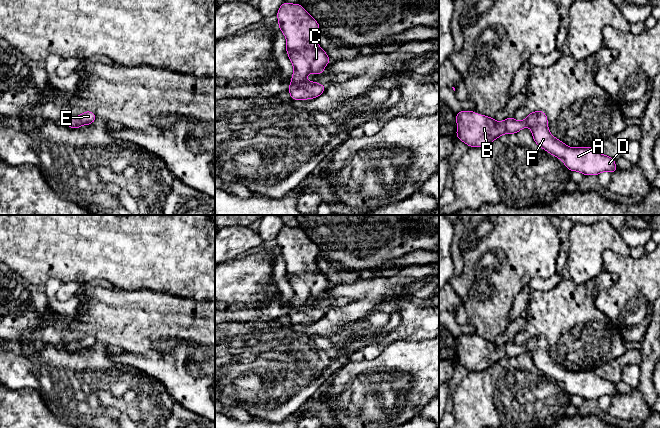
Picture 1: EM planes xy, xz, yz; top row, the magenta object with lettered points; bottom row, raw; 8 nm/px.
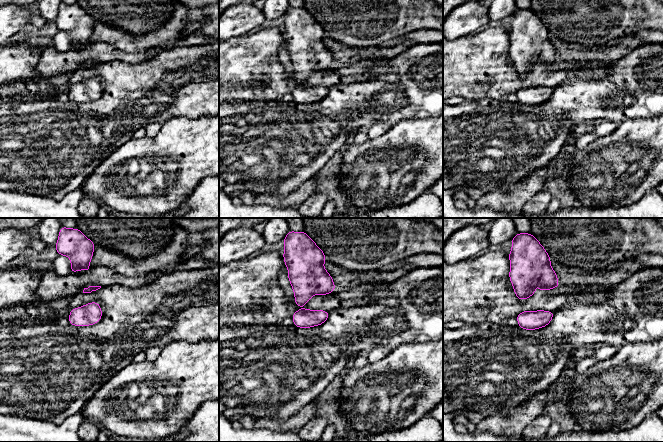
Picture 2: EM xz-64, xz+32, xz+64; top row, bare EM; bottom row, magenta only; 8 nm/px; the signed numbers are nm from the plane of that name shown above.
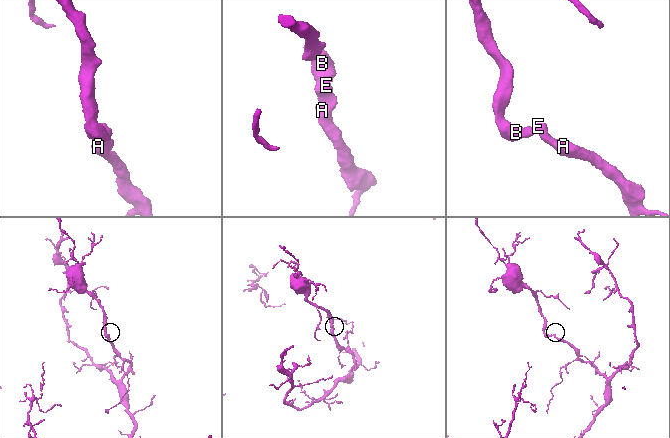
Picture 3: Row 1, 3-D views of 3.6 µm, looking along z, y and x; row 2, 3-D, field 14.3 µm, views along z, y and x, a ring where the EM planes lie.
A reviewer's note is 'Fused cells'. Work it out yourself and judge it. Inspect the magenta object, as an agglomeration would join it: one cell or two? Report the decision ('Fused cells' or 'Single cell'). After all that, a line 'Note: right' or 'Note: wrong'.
Single cell
Note: wrong

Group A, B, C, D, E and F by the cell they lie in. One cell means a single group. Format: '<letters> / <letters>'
A B C D E F

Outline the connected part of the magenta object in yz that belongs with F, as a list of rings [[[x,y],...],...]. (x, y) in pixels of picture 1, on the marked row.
[[[474,111],[456,113],[457,139],[471,147],[489,146],[504,134],[516,134],[525,127],[532,131],[535,143],[551,155],[559,158],[570,172],[598,176],[604,171],[618,170],[614,158],[597,152],[594,147],[569,147],[549,131],[547,115],[541,111],[530,112],[522,121],[509,117],[501,122]]]

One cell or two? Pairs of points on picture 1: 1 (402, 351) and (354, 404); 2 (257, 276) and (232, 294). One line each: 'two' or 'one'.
1: one
2: one

